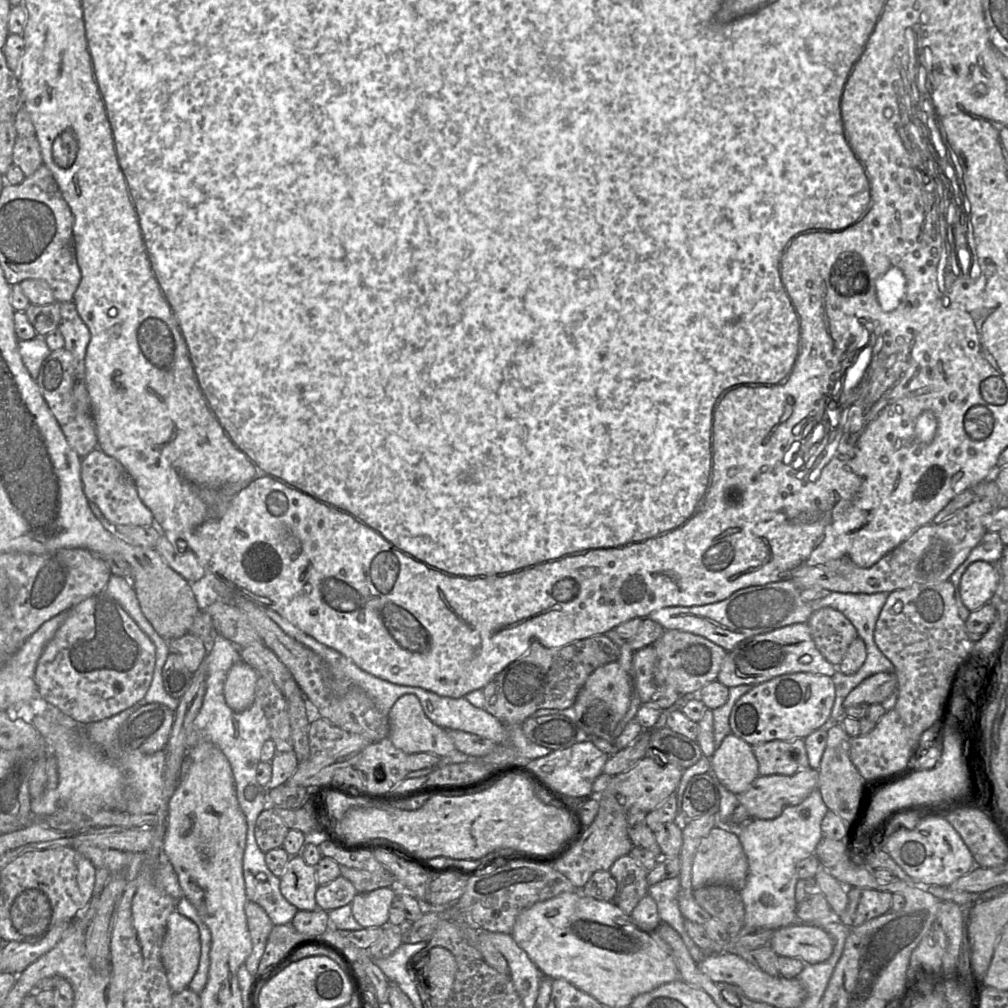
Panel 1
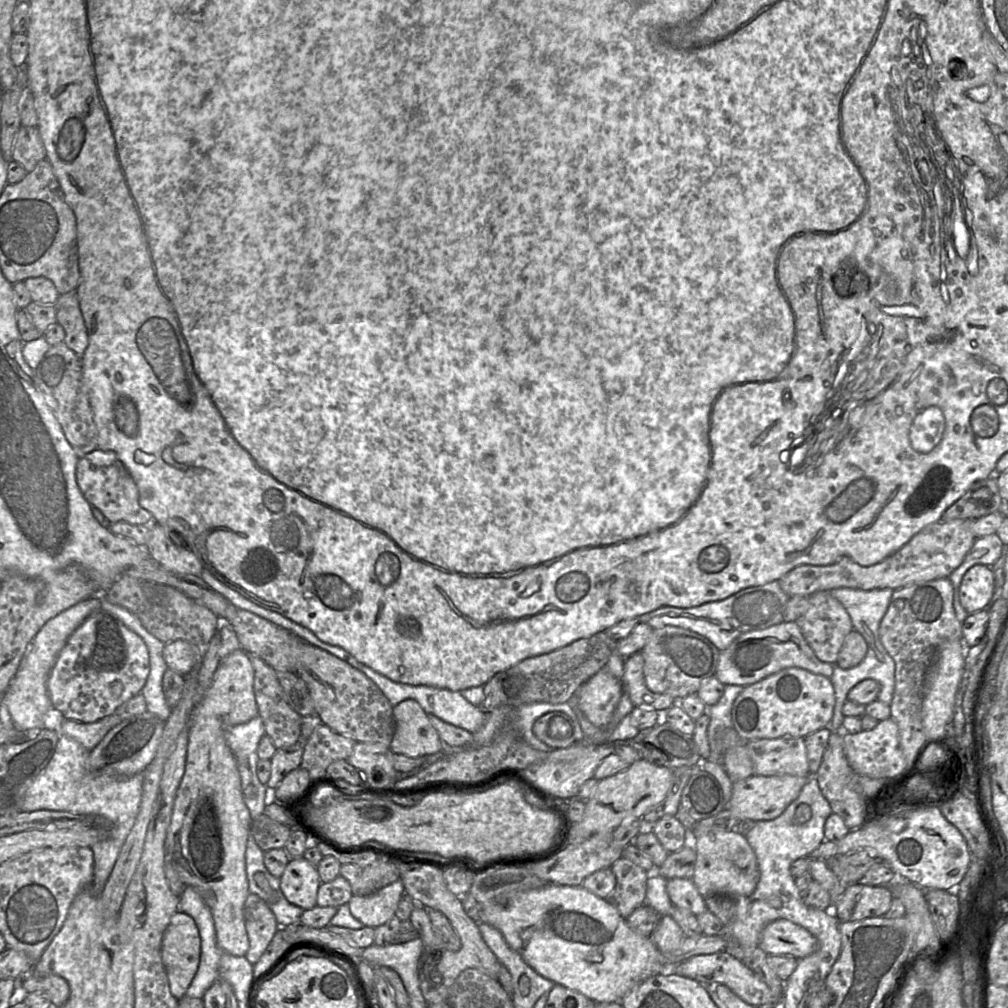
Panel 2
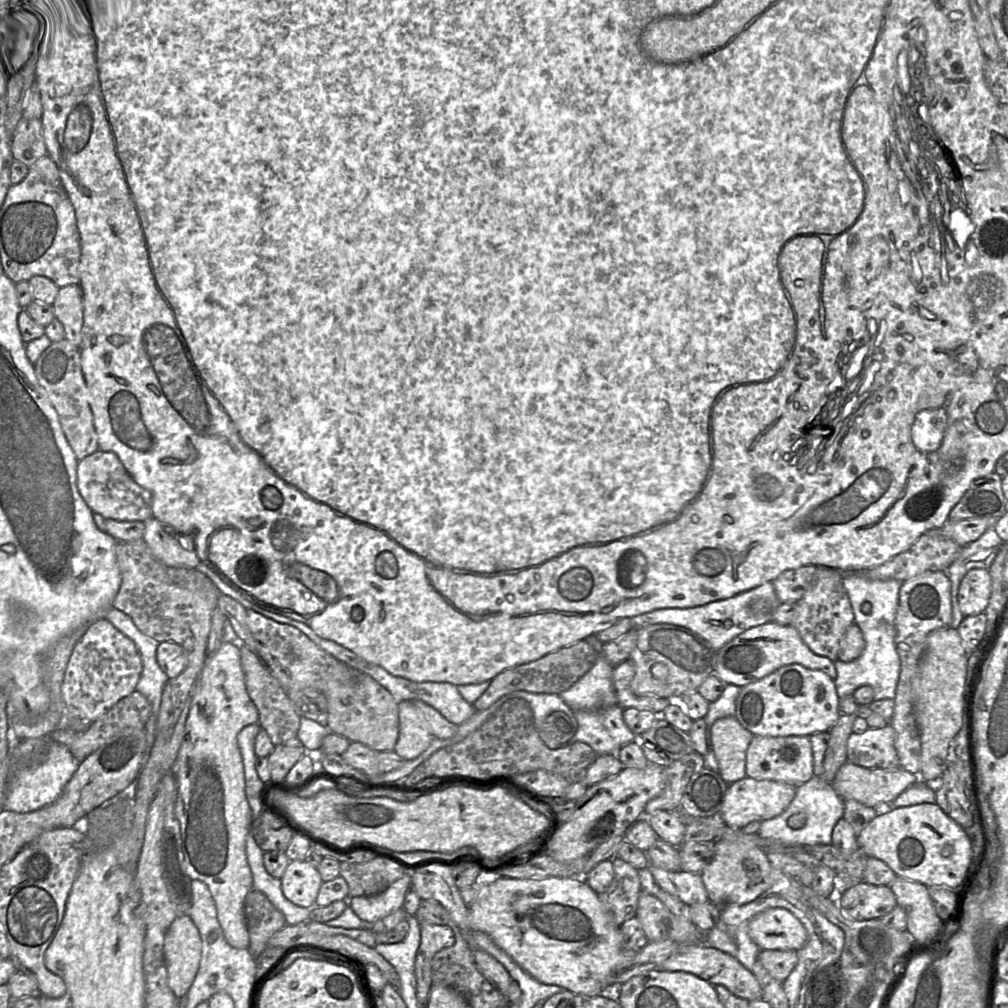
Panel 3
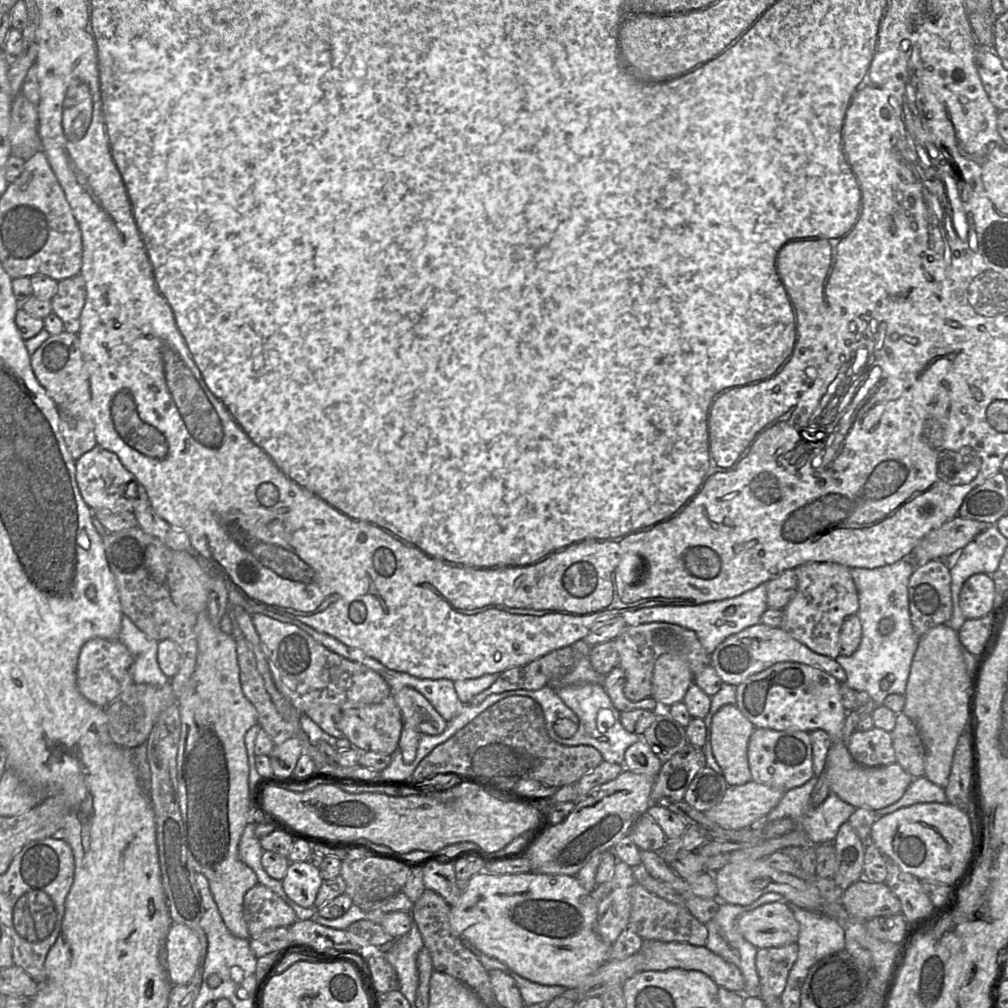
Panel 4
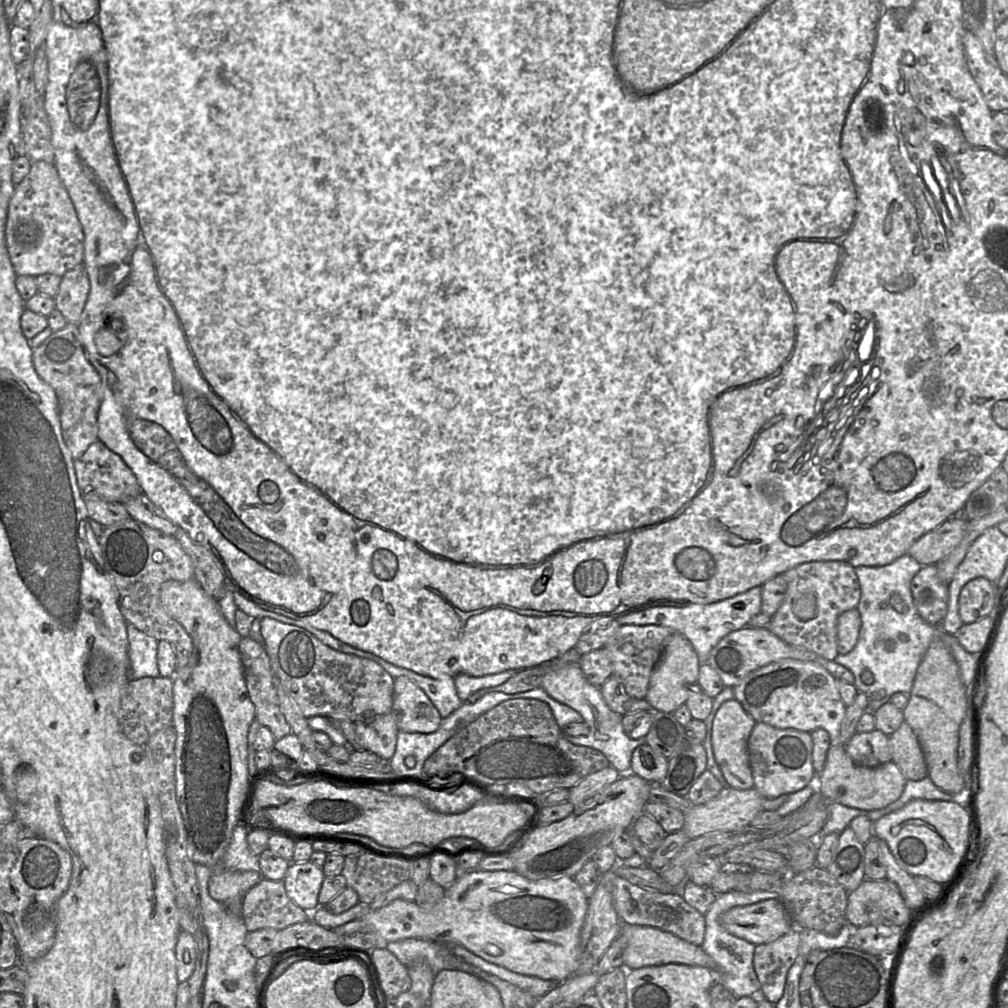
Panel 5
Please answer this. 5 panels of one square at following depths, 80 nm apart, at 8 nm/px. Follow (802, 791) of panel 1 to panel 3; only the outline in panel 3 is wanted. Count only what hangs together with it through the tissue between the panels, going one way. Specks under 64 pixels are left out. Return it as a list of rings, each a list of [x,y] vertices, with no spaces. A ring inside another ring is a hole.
[[[744,777],[728,785],[719,815],[731,828],[743,828],[753,821],[772,819],[786,810],[796,794],[797,786],[780,781],[755,780]]]

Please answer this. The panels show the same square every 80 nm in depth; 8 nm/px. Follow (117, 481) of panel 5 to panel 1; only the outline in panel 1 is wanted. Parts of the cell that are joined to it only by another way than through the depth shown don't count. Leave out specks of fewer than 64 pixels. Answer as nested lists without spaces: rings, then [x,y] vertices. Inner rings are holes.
[[[98,447],[81,460],[81,480],[88,502],[94,503],[107,520],[108,527],[154,525],[152,512],[140,499],[137,487],[122,464]]]

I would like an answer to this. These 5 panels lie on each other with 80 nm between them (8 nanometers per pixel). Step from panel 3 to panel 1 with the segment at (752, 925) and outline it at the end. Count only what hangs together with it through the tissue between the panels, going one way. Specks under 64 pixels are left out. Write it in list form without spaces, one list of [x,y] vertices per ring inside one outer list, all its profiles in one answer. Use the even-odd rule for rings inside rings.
[[[795,923],[775,930],[769,945],[778,956],[798,958],[812,965],[829,959],[834,941],[817,925]]]

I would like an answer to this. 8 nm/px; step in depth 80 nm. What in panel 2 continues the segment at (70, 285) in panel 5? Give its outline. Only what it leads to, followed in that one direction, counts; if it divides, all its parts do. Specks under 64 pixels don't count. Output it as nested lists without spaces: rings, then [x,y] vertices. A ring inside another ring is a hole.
[[[76,290],[59,295],[54,307],[57,322],[65,332],[64,343],[82,358],[88,346],[88,333]]]

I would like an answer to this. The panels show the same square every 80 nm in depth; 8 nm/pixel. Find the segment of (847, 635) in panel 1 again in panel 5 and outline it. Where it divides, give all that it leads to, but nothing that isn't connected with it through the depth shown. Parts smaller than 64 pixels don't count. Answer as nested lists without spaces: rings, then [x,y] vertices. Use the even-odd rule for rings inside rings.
[[[812,561],[783,574],[787,591],[768,629],[784,642],[834,660],[838,653],[837,620],[841,613],[857,608],[861,589],[853,566],[842,561]]]

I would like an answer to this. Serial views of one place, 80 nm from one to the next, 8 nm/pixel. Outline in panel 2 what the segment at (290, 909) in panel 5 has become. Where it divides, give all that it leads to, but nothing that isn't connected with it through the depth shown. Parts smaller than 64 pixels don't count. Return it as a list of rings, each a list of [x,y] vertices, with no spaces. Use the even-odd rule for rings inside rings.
[[[249,894],[244,903],[245,927],[249,949],[245,955],[254,965],[279,929],[273,912],[266,902],[255,894]]]

